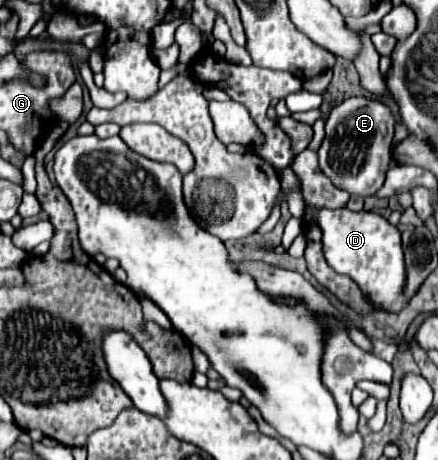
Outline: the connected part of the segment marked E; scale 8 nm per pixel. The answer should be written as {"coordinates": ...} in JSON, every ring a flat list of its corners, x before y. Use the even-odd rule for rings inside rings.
{"coordinates":[[349,97,333,107,325,121,325,139,317,151,321,171,331,183,351,195,369,197,381,189,385,173,391,167,391,141,395,117,391,109,367,97]]}

